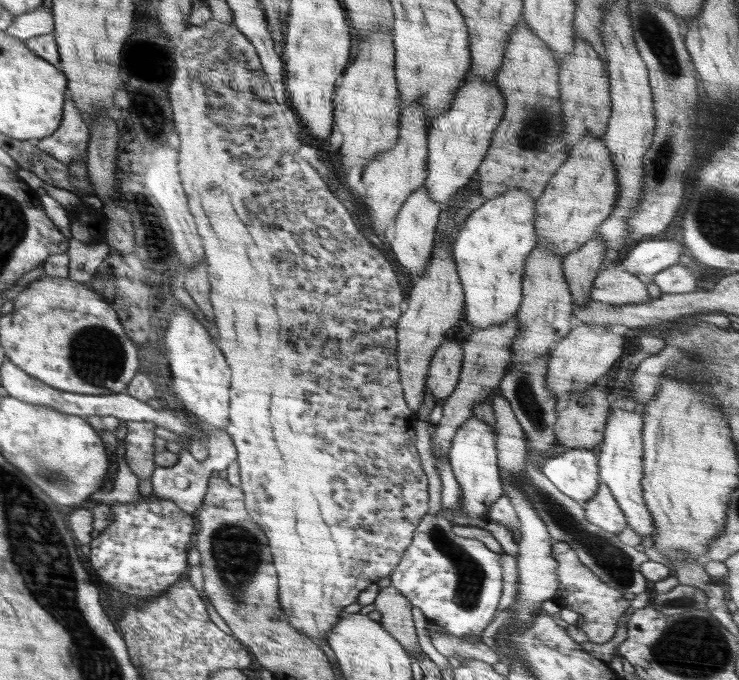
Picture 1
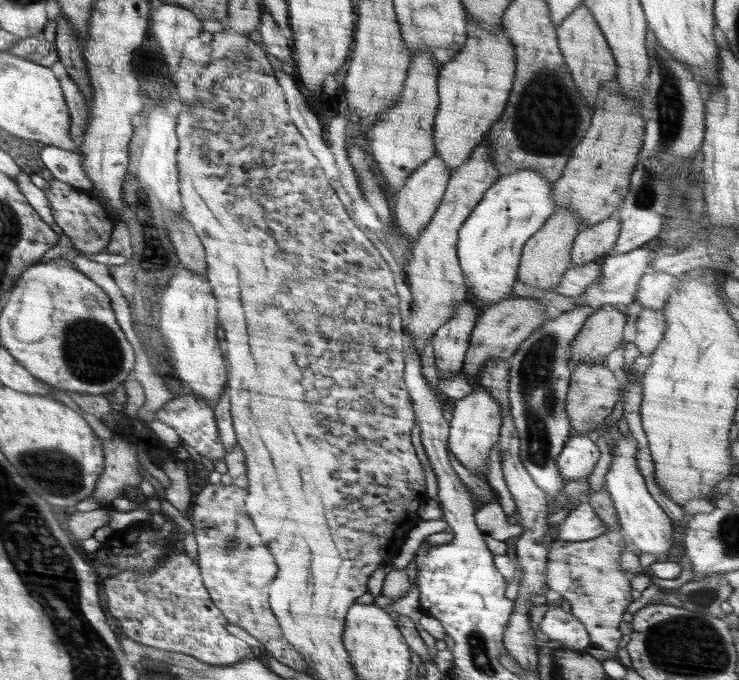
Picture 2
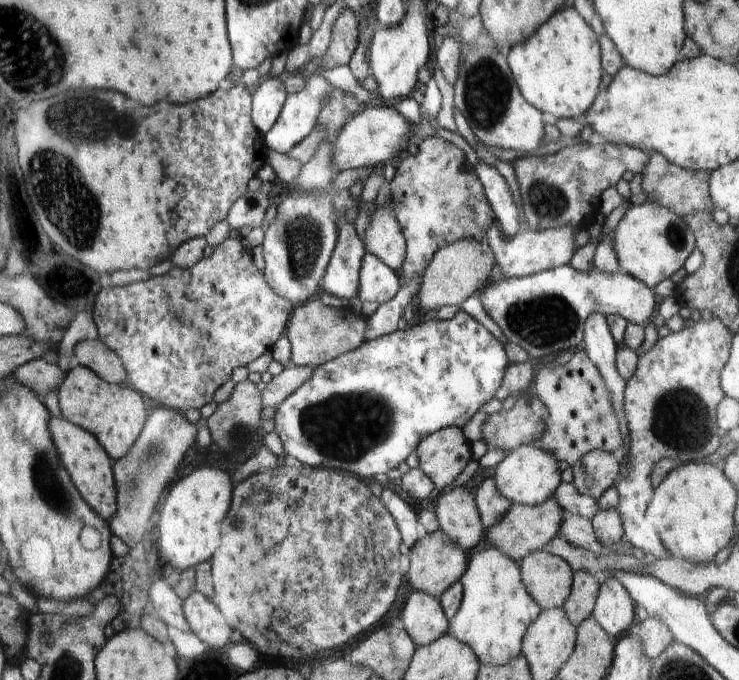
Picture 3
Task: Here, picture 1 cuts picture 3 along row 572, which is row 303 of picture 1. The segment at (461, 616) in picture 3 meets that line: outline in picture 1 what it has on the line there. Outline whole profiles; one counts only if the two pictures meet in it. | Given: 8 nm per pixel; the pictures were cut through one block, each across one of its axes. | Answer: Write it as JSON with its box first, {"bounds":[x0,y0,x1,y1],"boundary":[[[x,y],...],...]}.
{"bounds":[452,189,537,328],"boundary":[[[520,189],[506,192],[496,198],[486,199],[464,222],[454,238],[452,254],[464,293],[466,322],[472,328],[488,328],[510,320],[518,312],[523,297],[522,279],[525,260],[537,246],[535,233],[535,200]]]}

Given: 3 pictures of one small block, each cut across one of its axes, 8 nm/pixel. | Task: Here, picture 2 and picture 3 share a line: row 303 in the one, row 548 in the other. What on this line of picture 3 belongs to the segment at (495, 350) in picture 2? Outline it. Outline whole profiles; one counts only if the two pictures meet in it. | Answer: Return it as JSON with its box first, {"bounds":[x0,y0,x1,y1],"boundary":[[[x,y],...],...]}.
{"bounds":[487,496,564,563],"boundary":[[[554,496],[536,506],[512,503],[502,520],[487,529],[488,542],[498,552],[520,563],[522,558],[526,558],[530,552],[543,550],[550,540],[554,540],[559,535],[564,514]]]}

